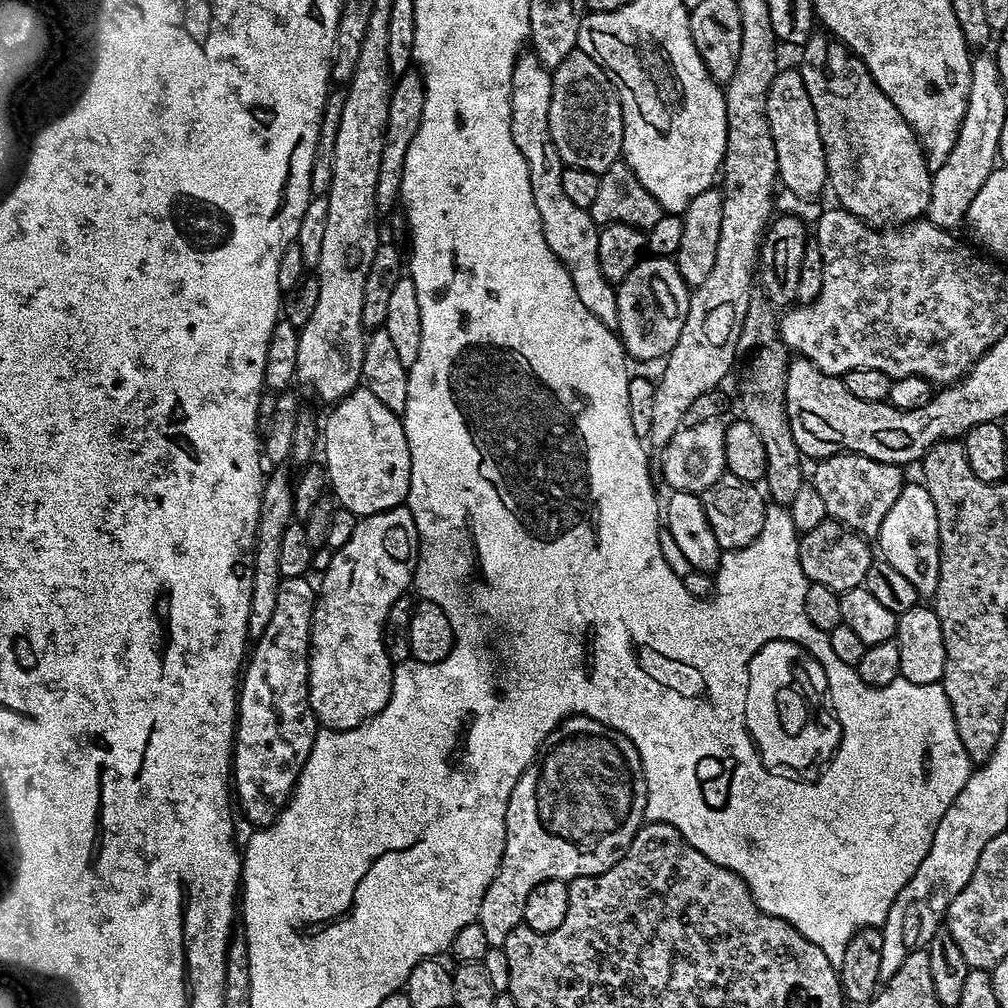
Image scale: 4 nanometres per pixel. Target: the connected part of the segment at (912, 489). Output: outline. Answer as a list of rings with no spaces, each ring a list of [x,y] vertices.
[[[905,483],[902,494],[894,506],[890,506],[890,514],[886,514],[886,522],[882,522],[879,555],[894,570],[900,571],[914,586],[921,597],[935,597],[938,590],[938,574],[940,573],[940,539],[938,538],[938,514],[934,510],[934,502],[930,502],[930,494],[923,483]]]

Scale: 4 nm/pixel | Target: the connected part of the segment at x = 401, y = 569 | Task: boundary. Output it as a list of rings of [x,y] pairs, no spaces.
[[[401,506],[357,519],[350,542],[335,549],[331,555],[332,561],[324,572],[324,581],[318,584],[316,608],[312,611],[308,701],[312,713],[325,729],[345,732],[365,724],[371,716],[380,713],[392,693],[394,663],[384,648],[384,624],[395,600],[405,595],[414,584],[416,560],[420,557],[420,539],[414,514],[407,506]]]

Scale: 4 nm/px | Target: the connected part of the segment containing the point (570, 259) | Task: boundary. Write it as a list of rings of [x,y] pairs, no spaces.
[[[521,54],[516,59],[512,75],[512,117],[510,118],[510,134],[514,134],[514,146],[522,150],[522,158],[526,158],[530,170],[530,194],[534,194],[534,206],[538,206],[538,218],[542,218],[542,234],[546,238],[546,246],[550,246],[553,254],[562,262],[562,266],[570,274],[570,282],[574,282],[574,290],[582,306],[594,314],[603,324],[612,326],[616,323],[616,288],[608,283],[602,274],[602,266],[598,266],[598,234],[600,228],[592,221],[592,213],[582,206],[574,206],[570,198],[562,191],[562,174],[565,165],[560,161],[558,150],[550,134],[550,98],[552,97],[552,72],[544,68],[536,56]]]

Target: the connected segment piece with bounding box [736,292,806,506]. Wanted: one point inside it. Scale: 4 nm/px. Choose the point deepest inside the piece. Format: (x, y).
(763, 387)

